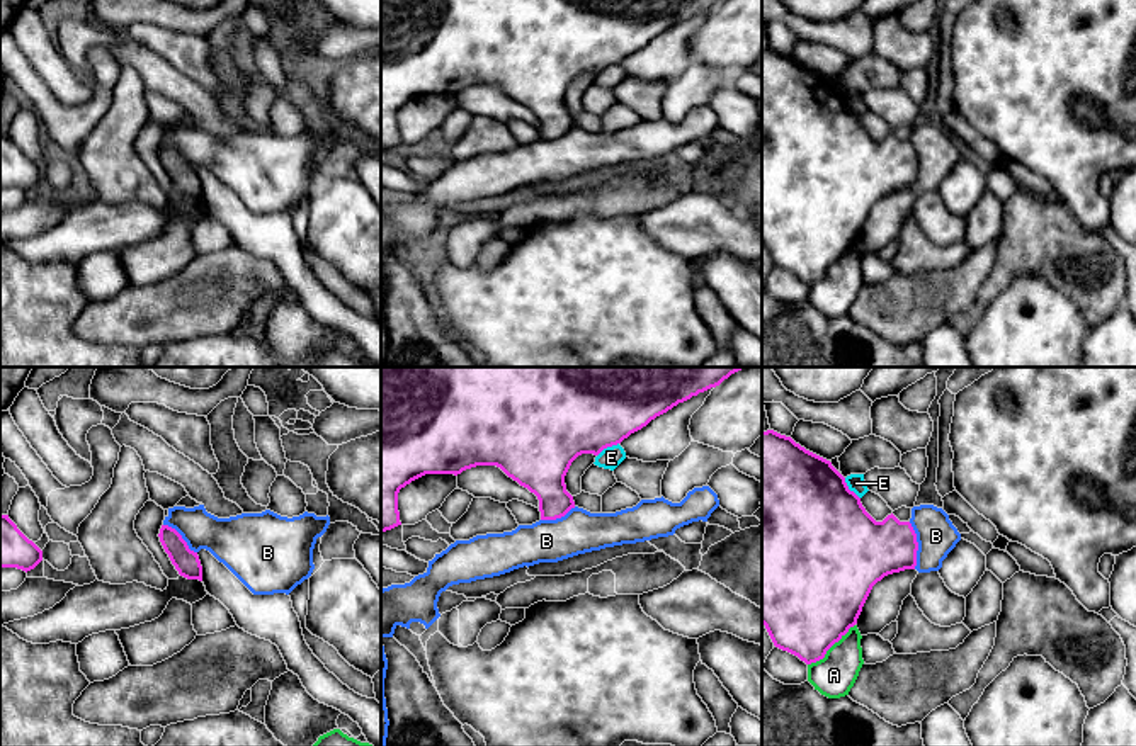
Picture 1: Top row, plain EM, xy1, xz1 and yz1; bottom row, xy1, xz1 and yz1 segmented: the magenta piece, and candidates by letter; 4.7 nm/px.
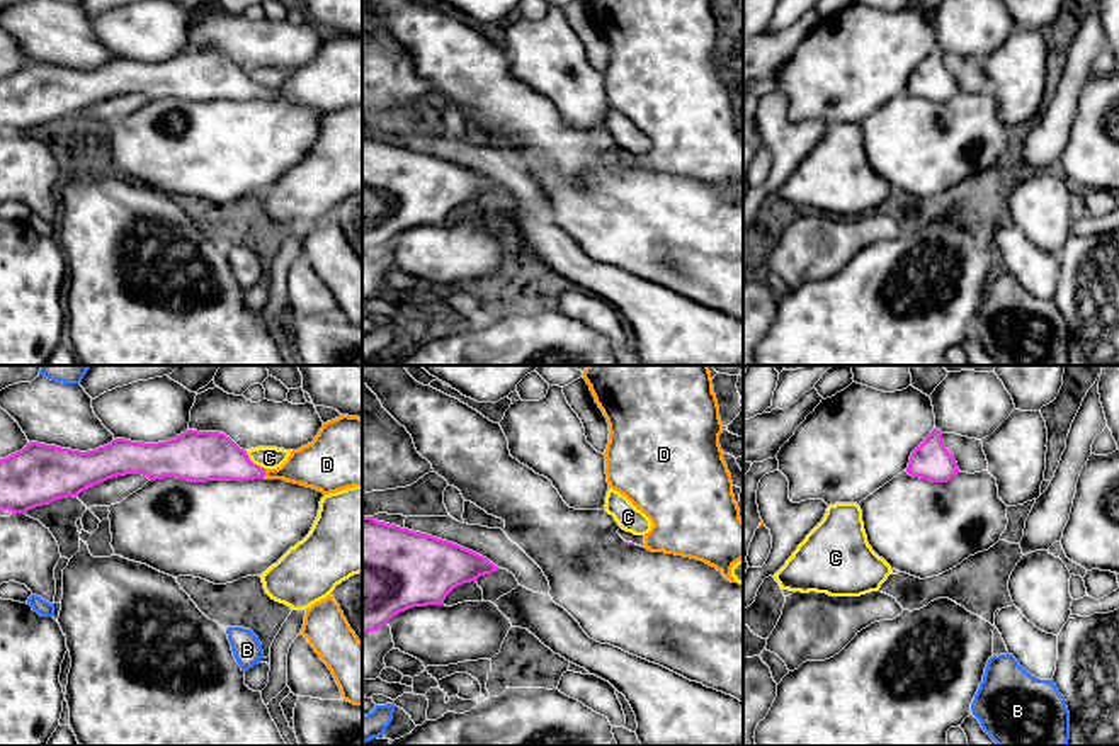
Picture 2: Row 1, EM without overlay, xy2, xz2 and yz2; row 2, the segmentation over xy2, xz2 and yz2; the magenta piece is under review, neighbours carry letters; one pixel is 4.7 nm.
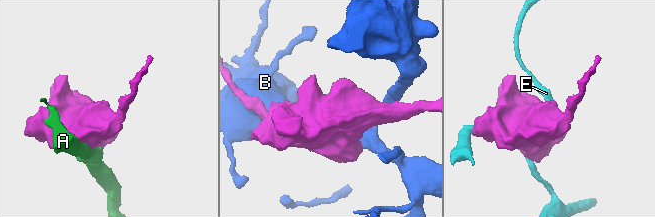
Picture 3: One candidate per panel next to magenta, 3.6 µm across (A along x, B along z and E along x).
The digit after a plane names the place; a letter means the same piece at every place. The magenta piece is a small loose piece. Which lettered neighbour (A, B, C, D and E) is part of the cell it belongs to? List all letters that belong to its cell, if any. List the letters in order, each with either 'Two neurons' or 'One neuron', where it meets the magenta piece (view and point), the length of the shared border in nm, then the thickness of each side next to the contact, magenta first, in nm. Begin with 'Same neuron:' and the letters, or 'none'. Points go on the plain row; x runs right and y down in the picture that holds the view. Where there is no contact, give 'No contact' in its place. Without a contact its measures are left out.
Same neuron: D
A: Two neurons. Touches magenta at yz1 (830, 265). Shared border 300 nm. Thickness 480 nm (magenta) against 200 nm
B: Two neurons. Touches magenta at yz1 (917, 165). Shared border 220 nm. Thickness 300 nm (magenta) against 190 nm
C: Two neurons. Touches magenta at xy2 (252, 82). Shared border 140 nm. Thickness 240 nm (magenta) against 110 nm
D: One neuron. Touches magenta at xy2 (264, 92). Shared border 50 nm. Thickness 220 nm (magenta) against 220 nm
E: Two neurons. Touches magenta at yz1 (847, 107). Shared border 130 nm. Thickness 500 nm (magenta) against 90 nm

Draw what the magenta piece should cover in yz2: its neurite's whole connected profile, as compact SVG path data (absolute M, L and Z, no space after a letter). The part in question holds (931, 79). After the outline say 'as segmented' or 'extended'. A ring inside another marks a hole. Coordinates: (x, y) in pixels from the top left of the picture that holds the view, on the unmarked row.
M934 48L912 71L906 92L932 102L947 102L957 95L957 82L946 68L940 49Z | as segmented

